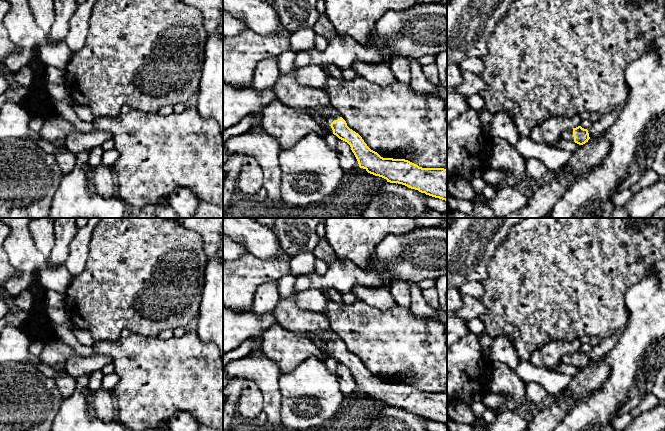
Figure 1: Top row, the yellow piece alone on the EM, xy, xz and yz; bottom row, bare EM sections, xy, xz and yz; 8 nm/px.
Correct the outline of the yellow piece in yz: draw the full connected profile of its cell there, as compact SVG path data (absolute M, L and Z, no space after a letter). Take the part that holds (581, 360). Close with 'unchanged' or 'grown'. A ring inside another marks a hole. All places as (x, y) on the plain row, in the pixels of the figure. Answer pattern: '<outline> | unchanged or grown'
M578 350L576 352L563 356L562 363L568 365L574 365L579 369L583 369L586 366L588 366L590 361L587 353Z | grown

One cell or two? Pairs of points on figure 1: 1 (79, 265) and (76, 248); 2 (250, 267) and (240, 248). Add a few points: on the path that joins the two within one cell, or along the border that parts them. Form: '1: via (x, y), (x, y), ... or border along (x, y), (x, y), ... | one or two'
1: via (78, 261), (78, 252) | one
2: border along (248, 252), (233, 260) | two

